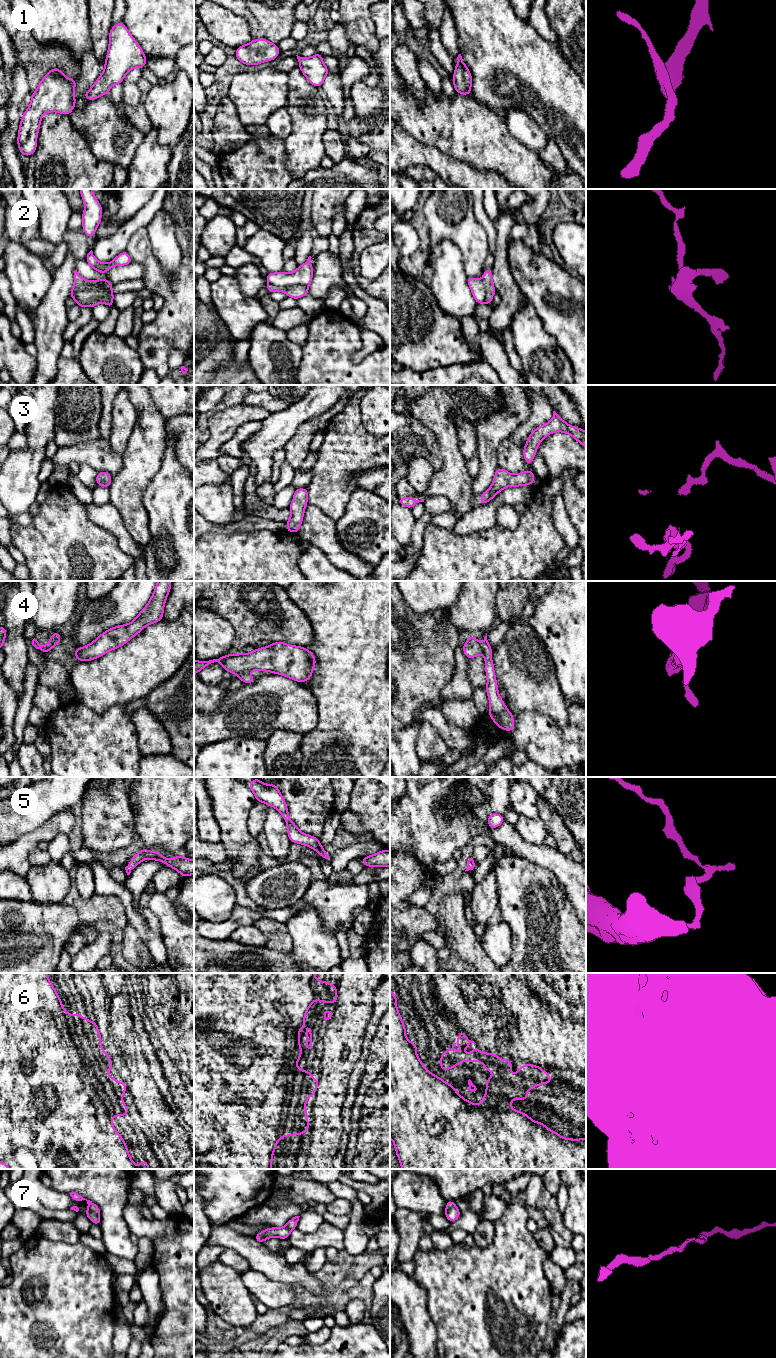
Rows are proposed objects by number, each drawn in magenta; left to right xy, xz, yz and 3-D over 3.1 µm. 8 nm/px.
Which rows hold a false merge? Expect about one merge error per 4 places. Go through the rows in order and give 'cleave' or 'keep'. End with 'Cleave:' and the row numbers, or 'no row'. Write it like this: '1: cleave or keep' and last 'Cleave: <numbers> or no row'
1: keep
2: keep
3: keep
4: cleave
5: keep
6: keep
7: keep
Cleave: 4

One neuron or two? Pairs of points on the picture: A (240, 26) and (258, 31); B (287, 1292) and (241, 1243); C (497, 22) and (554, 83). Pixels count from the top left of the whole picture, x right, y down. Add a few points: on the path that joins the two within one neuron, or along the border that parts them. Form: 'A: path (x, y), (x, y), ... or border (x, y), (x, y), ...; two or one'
A: border (232, 11), (246, 21), (253, 38); two
B: border (256, 1271), (273, 1281), (289, 1283), (291, 1285); two
C: path (507, 37), (539, 69); one

